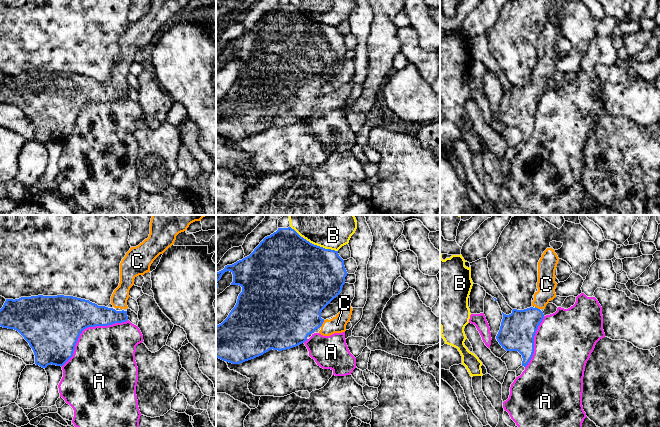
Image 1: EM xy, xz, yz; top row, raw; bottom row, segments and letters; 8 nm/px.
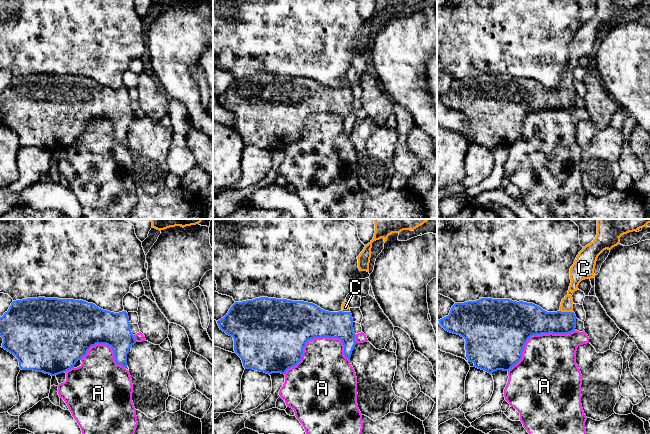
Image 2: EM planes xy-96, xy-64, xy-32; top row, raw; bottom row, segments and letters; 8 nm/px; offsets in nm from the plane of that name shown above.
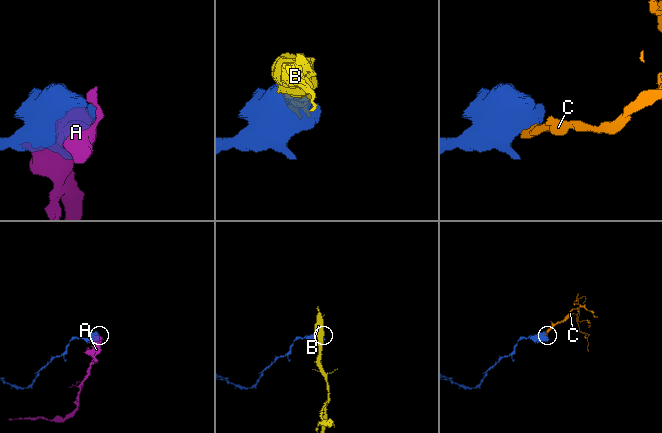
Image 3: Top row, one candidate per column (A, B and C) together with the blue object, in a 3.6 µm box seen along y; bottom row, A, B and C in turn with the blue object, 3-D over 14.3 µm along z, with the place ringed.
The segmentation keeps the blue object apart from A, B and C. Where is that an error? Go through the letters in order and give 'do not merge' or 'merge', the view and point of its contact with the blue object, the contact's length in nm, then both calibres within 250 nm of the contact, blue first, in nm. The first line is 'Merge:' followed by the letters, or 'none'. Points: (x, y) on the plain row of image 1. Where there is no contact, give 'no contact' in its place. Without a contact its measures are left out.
Merge: C
A: do not merge | xy (87, 103) | 650 nm | 420/460 nm
B: do not merge | xz (313, 20) | 440 nm | 500/200 nm
C: merge | xz (322, 99) | 70 nm | 440/130 nm

